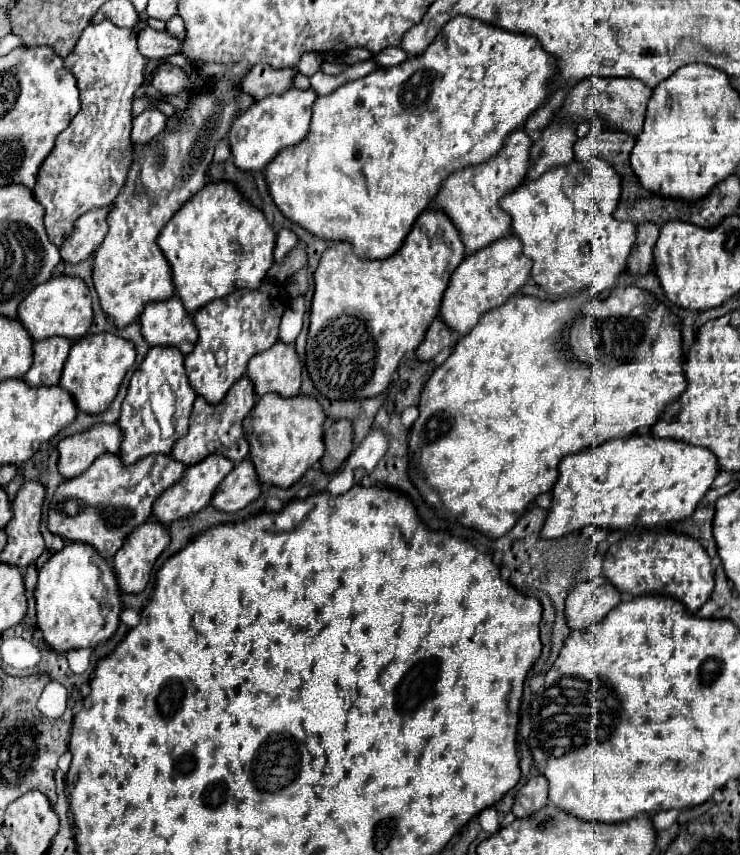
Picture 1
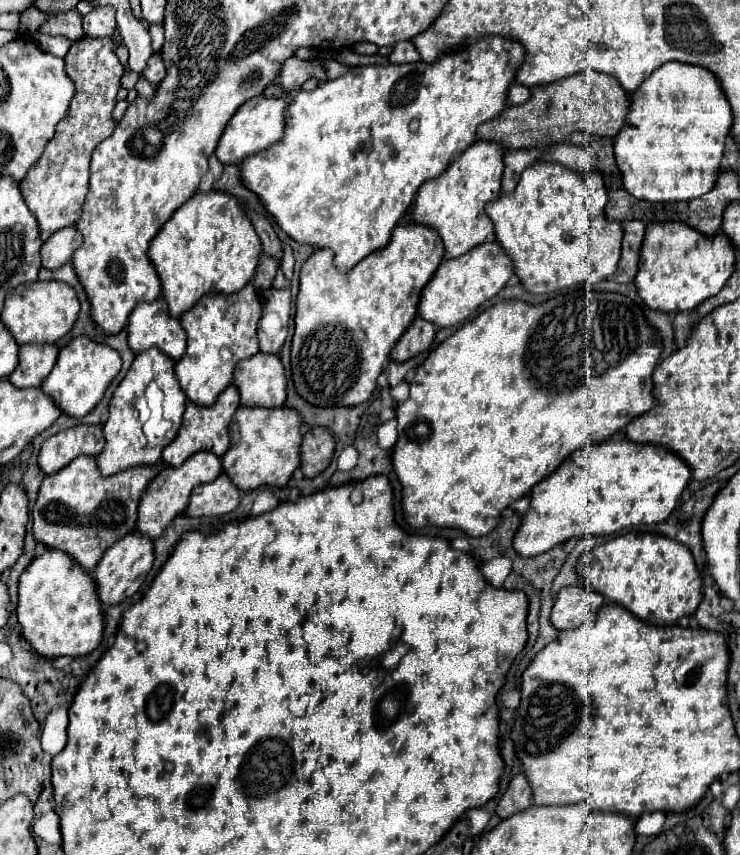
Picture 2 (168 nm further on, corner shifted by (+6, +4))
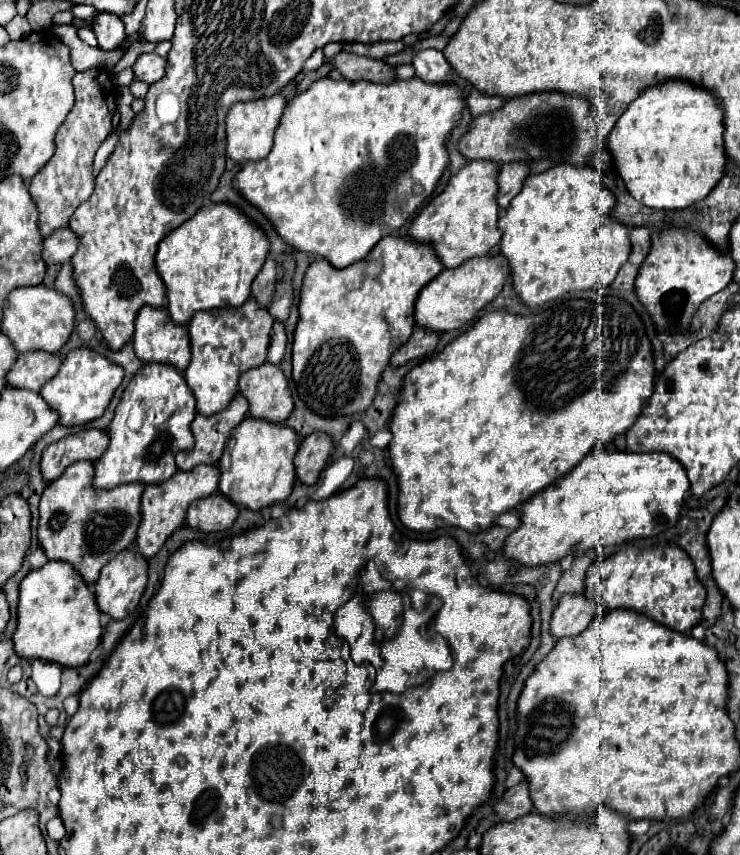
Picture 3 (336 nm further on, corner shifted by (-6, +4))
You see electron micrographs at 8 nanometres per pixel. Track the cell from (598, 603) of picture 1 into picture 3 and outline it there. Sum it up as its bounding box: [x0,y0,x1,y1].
[550,594,600,638]

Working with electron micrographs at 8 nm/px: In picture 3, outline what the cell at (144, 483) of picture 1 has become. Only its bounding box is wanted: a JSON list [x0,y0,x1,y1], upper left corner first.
[38,462,144,584]

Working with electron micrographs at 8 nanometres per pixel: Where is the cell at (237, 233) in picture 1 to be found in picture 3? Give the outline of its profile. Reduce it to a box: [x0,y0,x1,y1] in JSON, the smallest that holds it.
[156,204,268,326]

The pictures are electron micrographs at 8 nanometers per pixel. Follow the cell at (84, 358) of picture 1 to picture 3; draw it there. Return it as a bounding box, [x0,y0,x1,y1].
[40,348,124,426]

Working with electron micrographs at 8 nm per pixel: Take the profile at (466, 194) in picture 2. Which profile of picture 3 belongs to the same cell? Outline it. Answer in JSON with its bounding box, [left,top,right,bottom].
[408,160,502,268]

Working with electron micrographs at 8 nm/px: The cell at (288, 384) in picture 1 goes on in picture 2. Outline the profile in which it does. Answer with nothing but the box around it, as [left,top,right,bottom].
[234,352,286,408]

